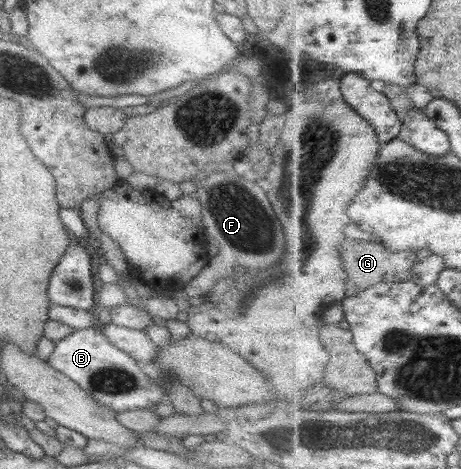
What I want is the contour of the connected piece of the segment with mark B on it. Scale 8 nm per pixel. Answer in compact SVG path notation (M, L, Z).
M97 327L74 329L63 339L54 342L53 351L46 362L114 413L149 409L166 400L164 389L152 383L149 376L141 370L140 364L109 343Z

